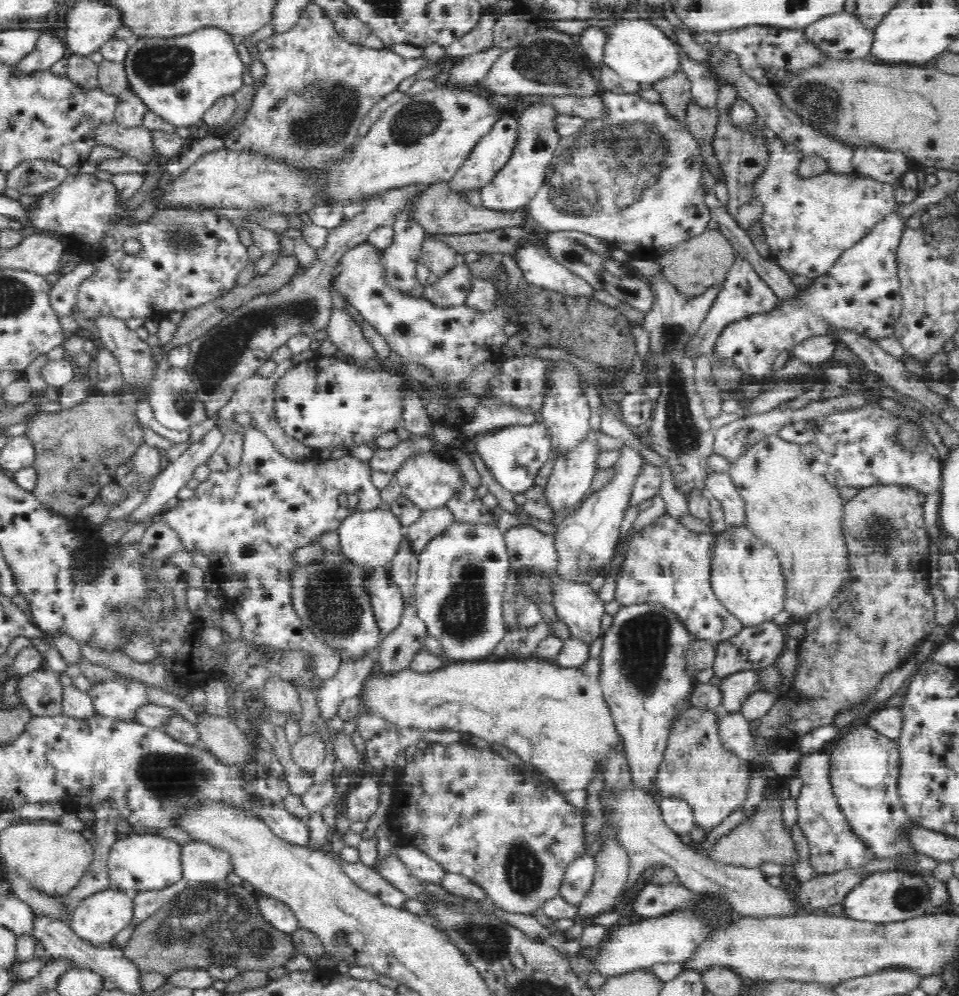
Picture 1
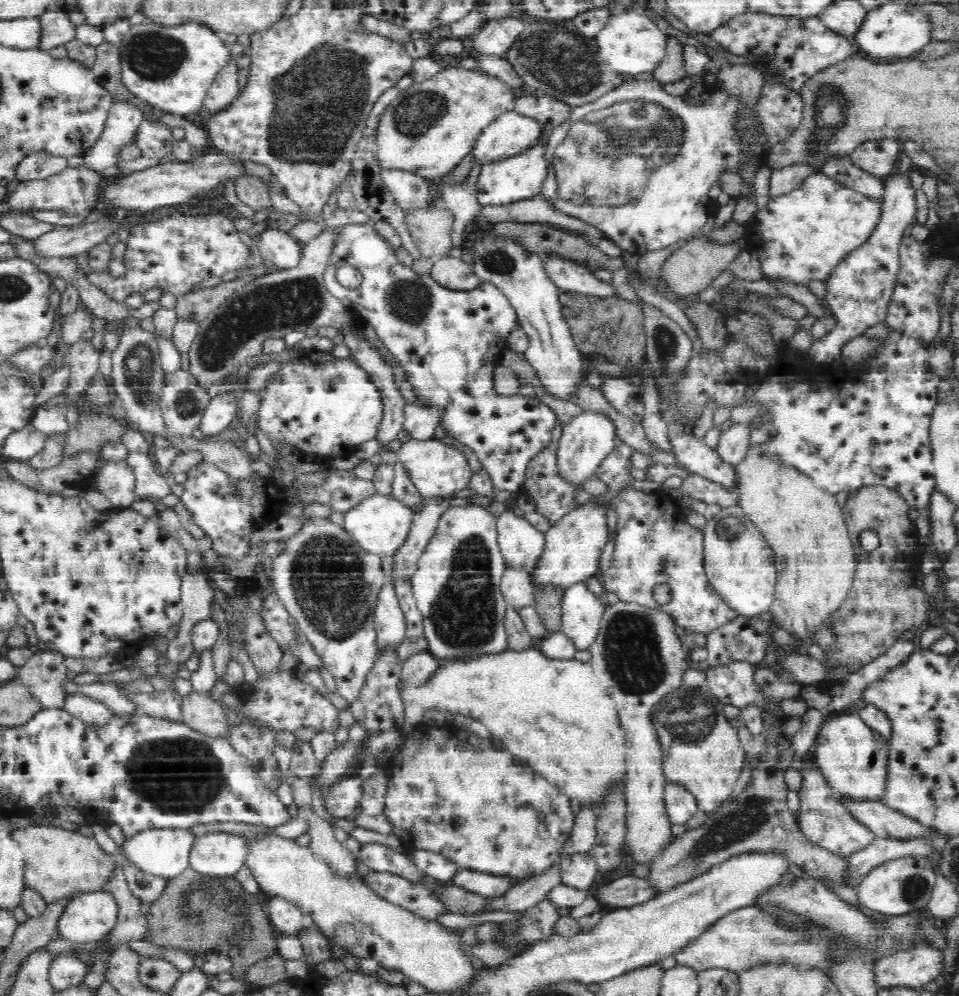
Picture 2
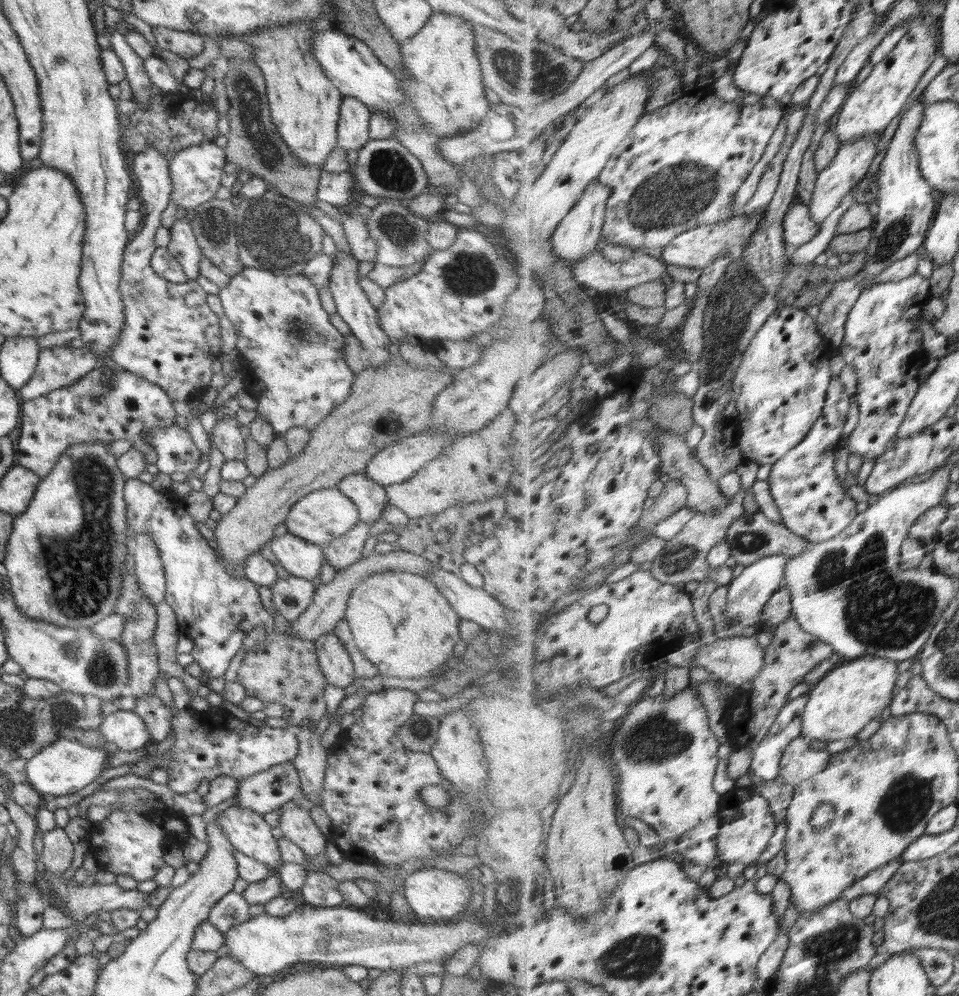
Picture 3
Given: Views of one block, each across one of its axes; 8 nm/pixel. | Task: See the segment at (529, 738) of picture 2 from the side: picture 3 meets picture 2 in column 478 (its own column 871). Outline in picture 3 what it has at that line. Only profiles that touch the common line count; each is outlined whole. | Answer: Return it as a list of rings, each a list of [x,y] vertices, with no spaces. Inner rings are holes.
[[[879,657],[862,658],[830,672],[810,692],[811,699],[804,714],[803,737],[832,742],[864,733],[868,724],[882,718],[884,710],[895,700],[894,690],[900,676],[898,663]]]

